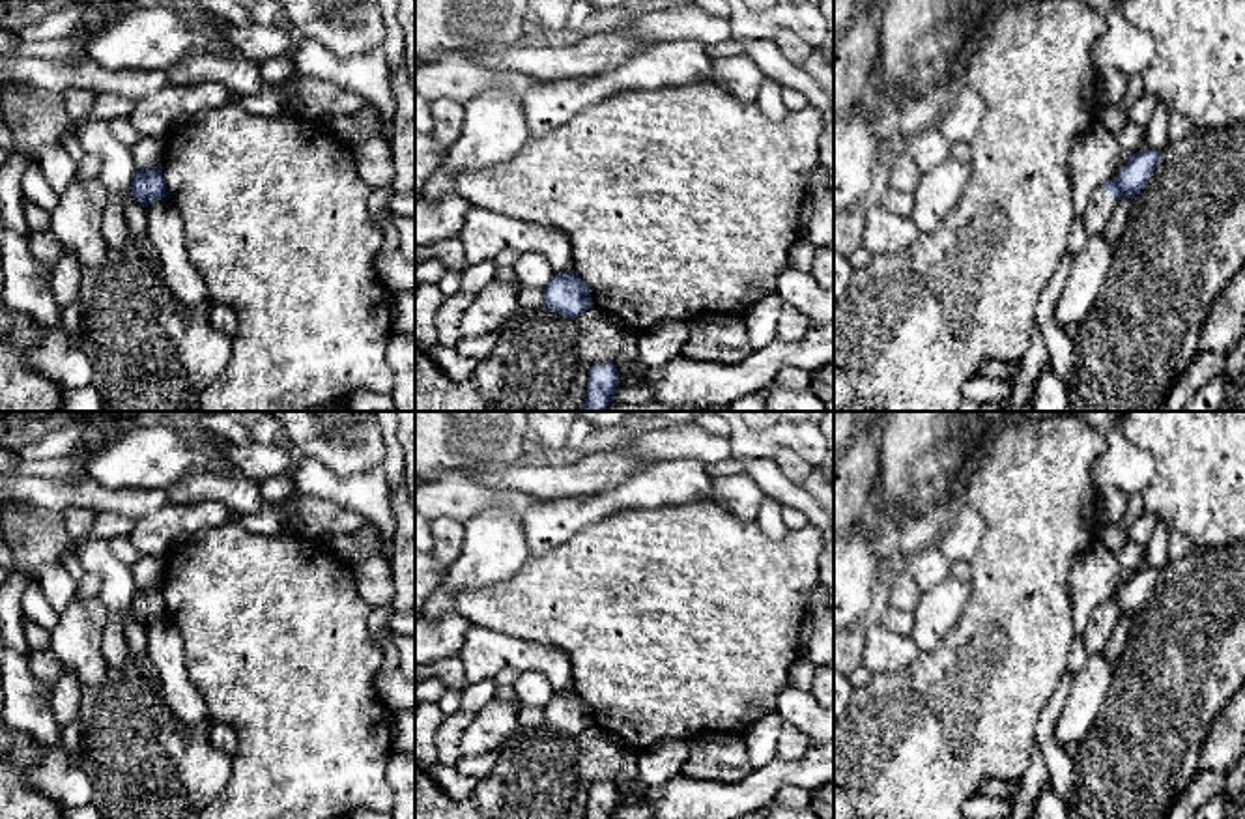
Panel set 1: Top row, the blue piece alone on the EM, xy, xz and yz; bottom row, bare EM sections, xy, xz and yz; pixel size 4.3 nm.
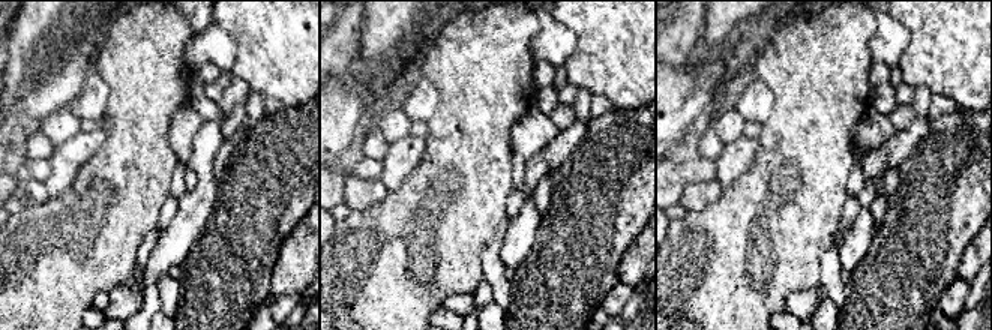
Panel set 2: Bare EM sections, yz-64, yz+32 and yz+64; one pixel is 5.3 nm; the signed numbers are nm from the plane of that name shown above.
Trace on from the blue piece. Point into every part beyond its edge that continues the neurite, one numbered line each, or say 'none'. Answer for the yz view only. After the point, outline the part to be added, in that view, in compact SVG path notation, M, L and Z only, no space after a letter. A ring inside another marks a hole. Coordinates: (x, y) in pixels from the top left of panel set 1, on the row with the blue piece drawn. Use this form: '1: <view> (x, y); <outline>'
1: yz (1098, 210); M1099 187L1086 204L1084 226L1088 234L1103 232L1118 198L1109 198L1105 187Z

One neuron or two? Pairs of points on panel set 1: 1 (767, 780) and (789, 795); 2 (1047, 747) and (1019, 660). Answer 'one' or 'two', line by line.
1: two
2: two

